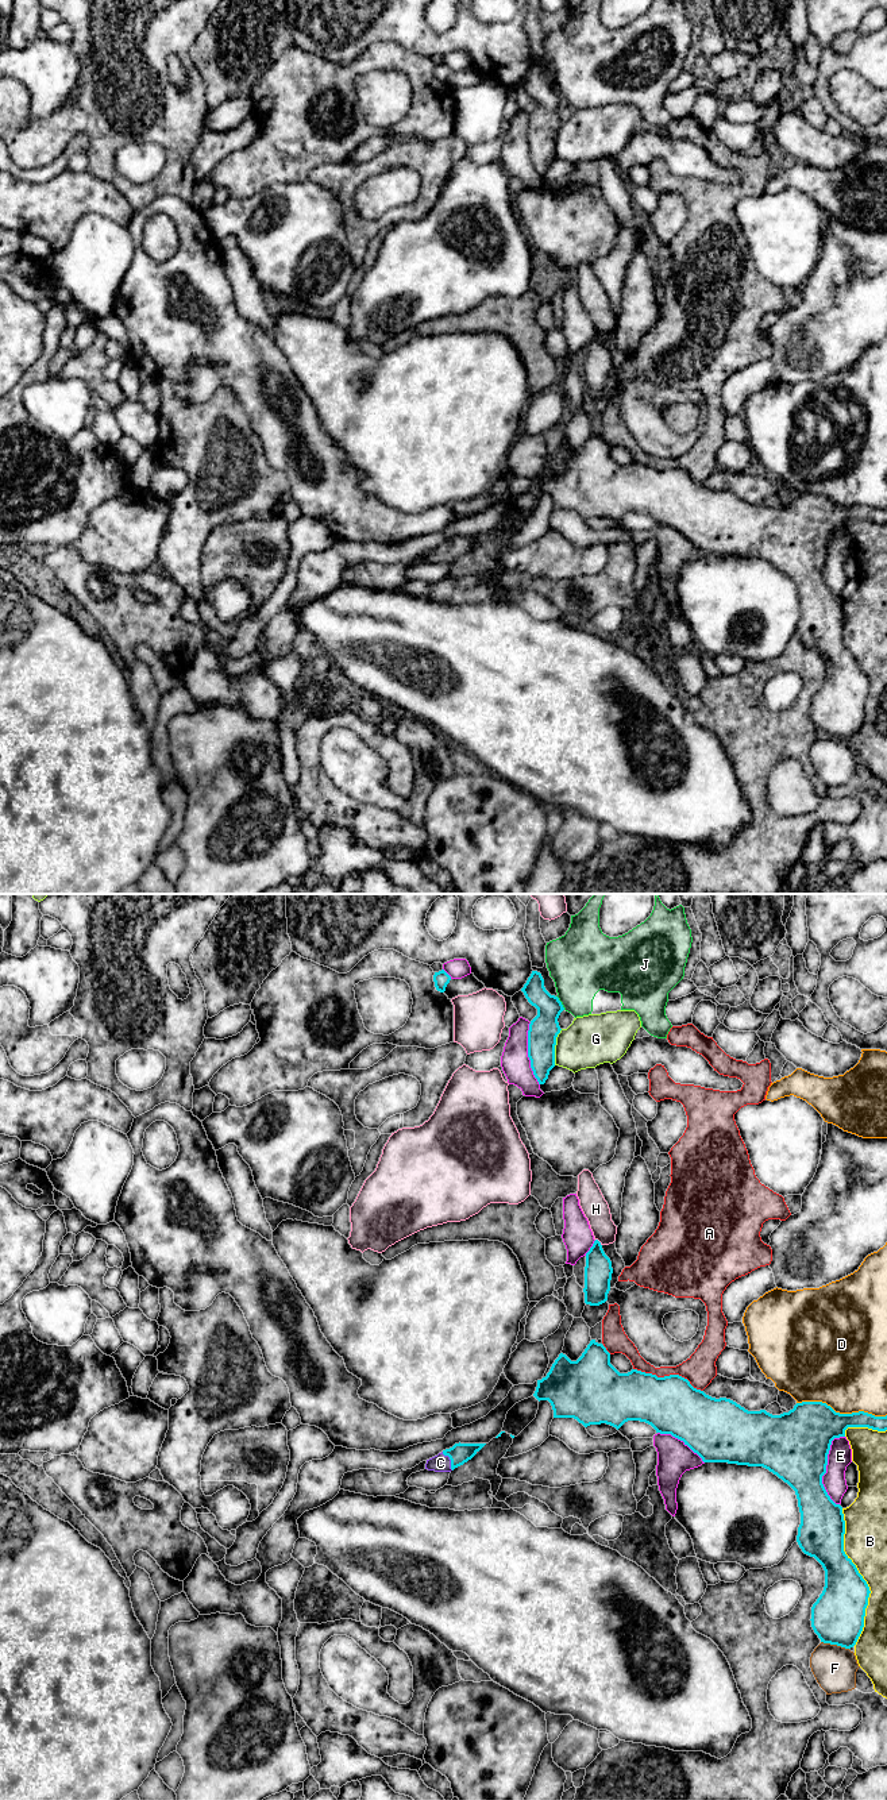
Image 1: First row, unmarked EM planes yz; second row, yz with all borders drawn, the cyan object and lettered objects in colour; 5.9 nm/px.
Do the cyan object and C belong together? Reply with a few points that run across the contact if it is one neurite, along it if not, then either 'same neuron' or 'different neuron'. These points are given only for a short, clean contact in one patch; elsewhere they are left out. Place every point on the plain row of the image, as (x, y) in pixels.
yz (459, 546), (450, 551), (440, 555) | same neuron

